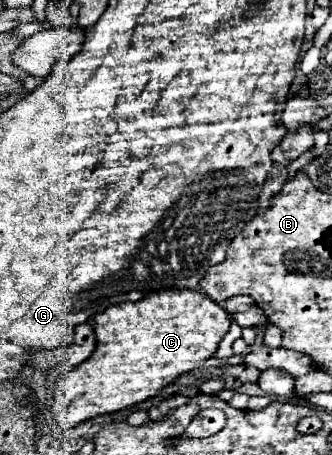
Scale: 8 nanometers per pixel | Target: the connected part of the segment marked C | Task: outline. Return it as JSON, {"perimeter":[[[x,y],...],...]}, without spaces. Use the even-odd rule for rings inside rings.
{"perimeter":[[[157,290],[157,294],[147,294],[145,298],[141,298],[141,302],[121,302],[121,306],[109,306],[101,314],[93,316],[93,330],[97,334],[97,346],[93,354],[85,362],[63,374],[56,384],[54,421],[61,426],[61,430],[69,430],[97,414],[117,412],[155,396],[181,372],[201,368],[203,360],[215,354],[221,338],[229,330],[229,324],[229,312],[207,294],[195,290]]]}

